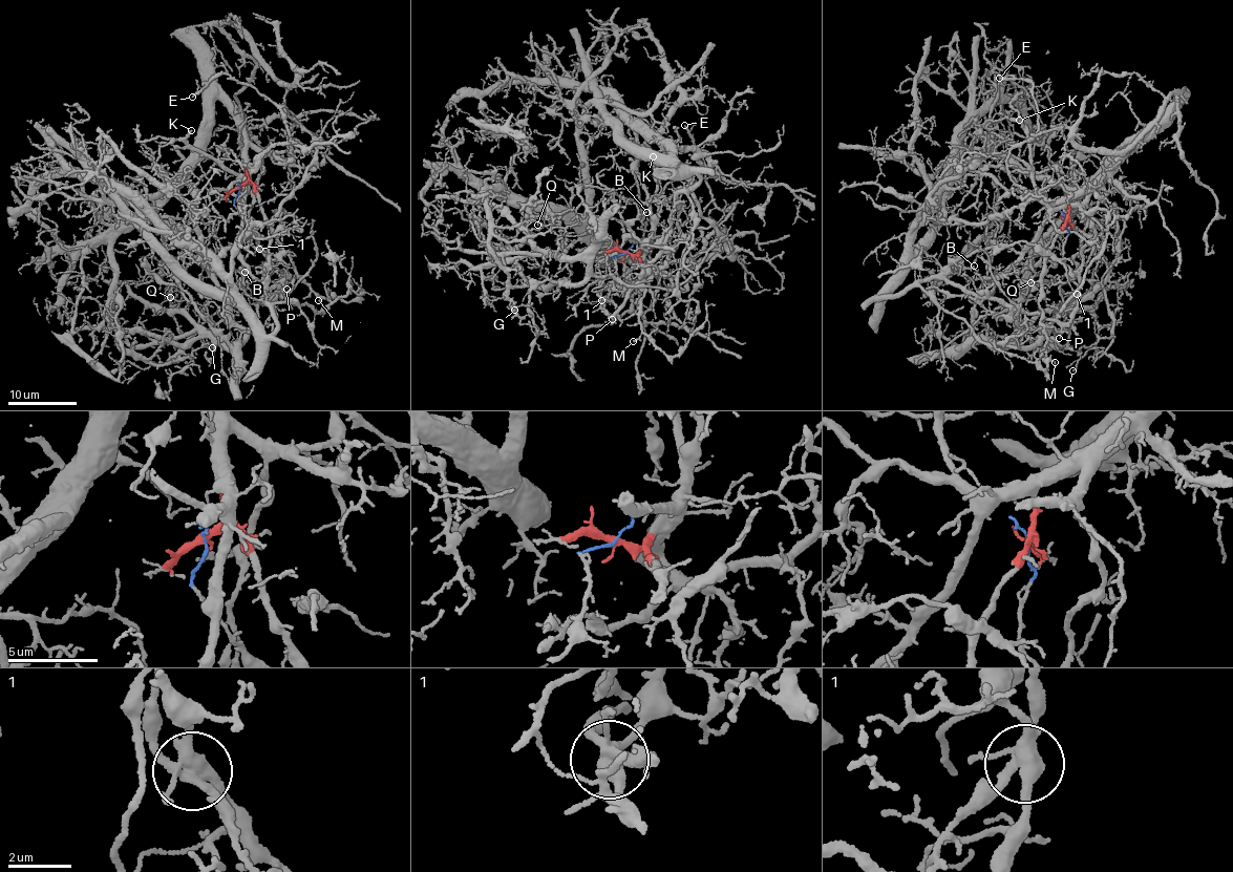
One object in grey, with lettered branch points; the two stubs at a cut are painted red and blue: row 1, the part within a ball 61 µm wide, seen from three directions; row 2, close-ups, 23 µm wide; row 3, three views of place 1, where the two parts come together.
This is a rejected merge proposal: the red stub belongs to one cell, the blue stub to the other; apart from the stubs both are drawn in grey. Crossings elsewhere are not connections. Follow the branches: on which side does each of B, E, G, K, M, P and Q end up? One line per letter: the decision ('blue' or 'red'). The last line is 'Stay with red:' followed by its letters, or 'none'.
B: red
E: red
G: red
K: red
M: red
P: blue
Q: red
Stay with red: B, E, G, K, M, Q

